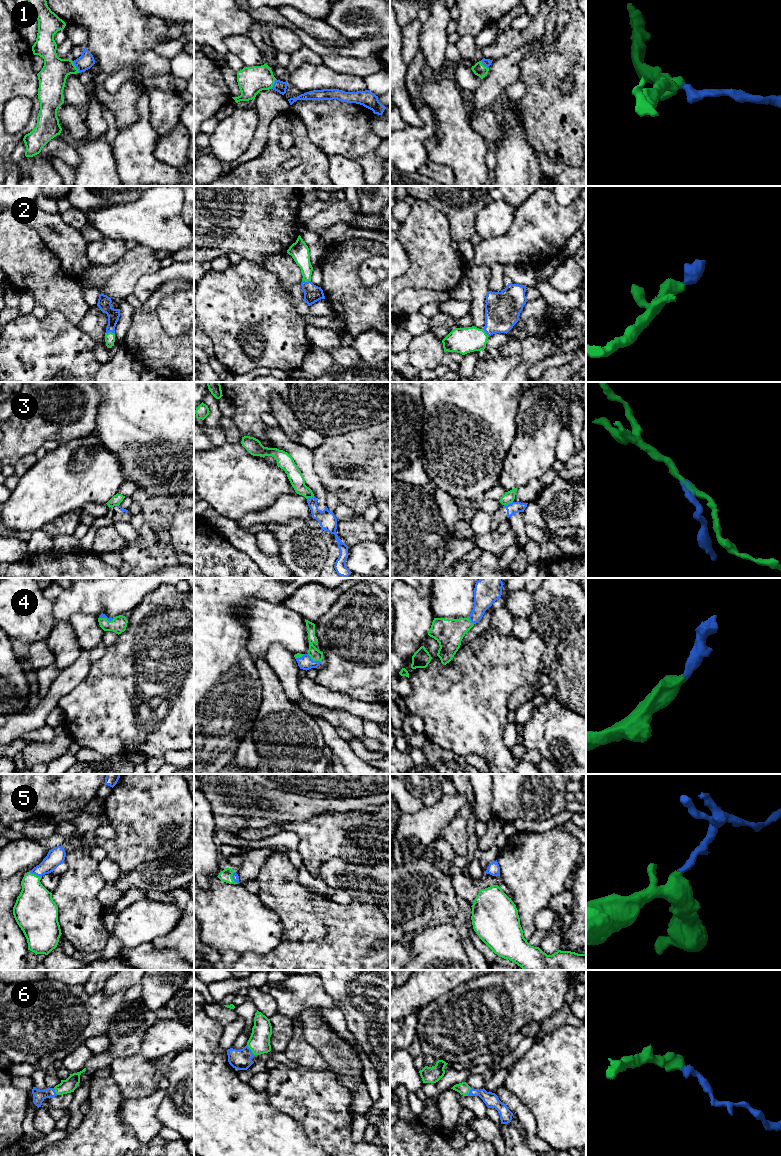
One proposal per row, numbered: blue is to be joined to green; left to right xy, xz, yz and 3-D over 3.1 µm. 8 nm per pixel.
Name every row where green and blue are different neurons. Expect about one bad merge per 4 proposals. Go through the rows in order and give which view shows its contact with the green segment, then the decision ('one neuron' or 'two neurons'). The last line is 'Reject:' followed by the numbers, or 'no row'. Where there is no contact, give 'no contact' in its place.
1: contact in xy; one neuron
2: contact in xy; one neuron
3: contact in yz; two neurons
4: contact in xz; one neuron
5: contact in xy; one neuron
6: contact in xz; one neuron
Reject: 3

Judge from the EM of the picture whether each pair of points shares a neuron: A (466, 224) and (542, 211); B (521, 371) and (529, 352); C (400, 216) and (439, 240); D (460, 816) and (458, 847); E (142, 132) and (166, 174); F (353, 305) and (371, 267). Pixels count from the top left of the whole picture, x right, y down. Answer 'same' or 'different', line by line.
A: different
B: same
C: different
D: same
E: same
F: different

